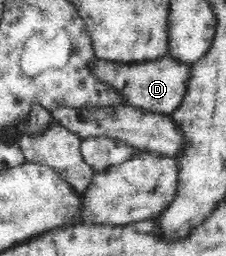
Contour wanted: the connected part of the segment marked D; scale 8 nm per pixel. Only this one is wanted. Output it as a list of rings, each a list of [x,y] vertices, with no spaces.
[[[164,56],[149,62],[113,62],[110,60],[94,59],[90,63],[96,78],[104,80],[125,97],[126,103],[146,111],[172,115],[186,94],[186,85],[190,79],[191,65],[172,56]]]

